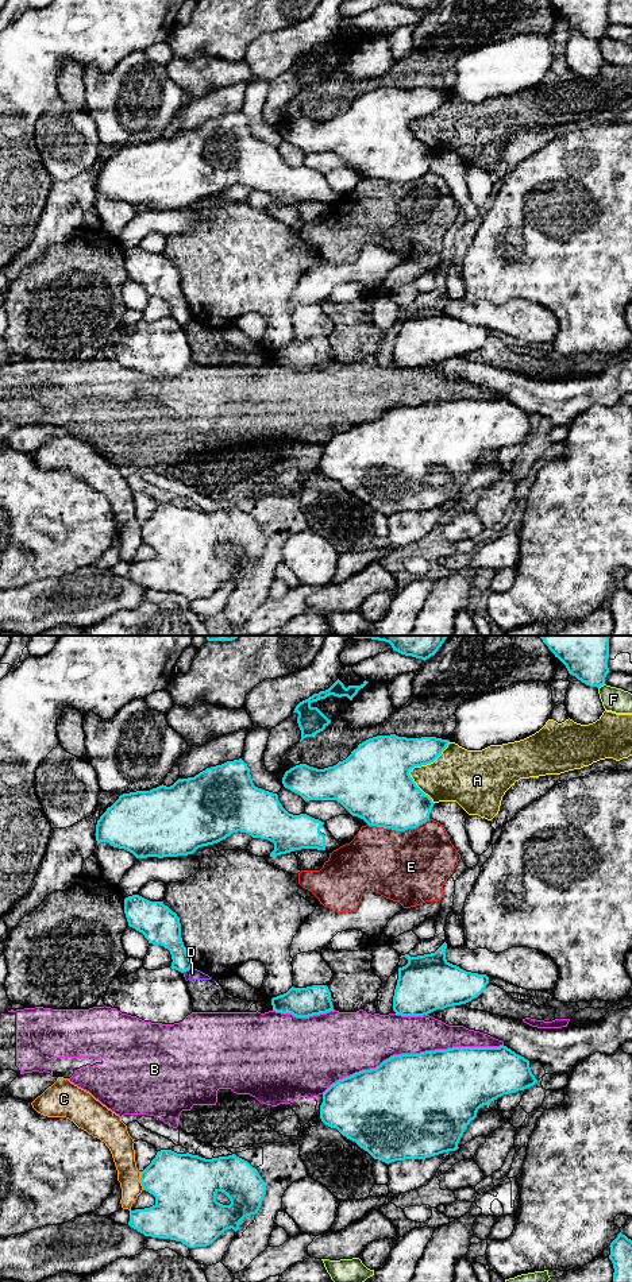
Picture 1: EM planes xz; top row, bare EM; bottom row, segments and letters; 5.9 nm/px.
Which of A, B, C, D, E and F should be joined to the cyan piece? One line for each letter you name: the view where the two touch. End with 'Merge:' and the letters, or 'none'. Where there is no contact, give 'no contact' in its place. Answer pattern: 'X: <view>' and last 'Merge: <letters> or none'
Merge: none

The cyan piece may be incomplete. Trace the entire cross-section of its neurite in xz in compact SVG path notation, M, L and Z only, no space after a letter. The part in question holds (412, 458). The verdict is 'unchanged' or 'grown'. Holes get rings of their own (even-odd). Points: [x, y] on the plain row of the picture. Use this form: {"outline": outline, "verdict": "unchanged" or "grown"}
{"outline": "M506 398L500 399L452 399L420 406L393 408L379 418L362 422L336 433L323 445L321 474L336 480L355 494L374 511L385 515L405 511L425 511L458 502L458 495L477 464L483 457L509 445L516 445L537 435L529 413Z", "verdict": "unchanged"}

